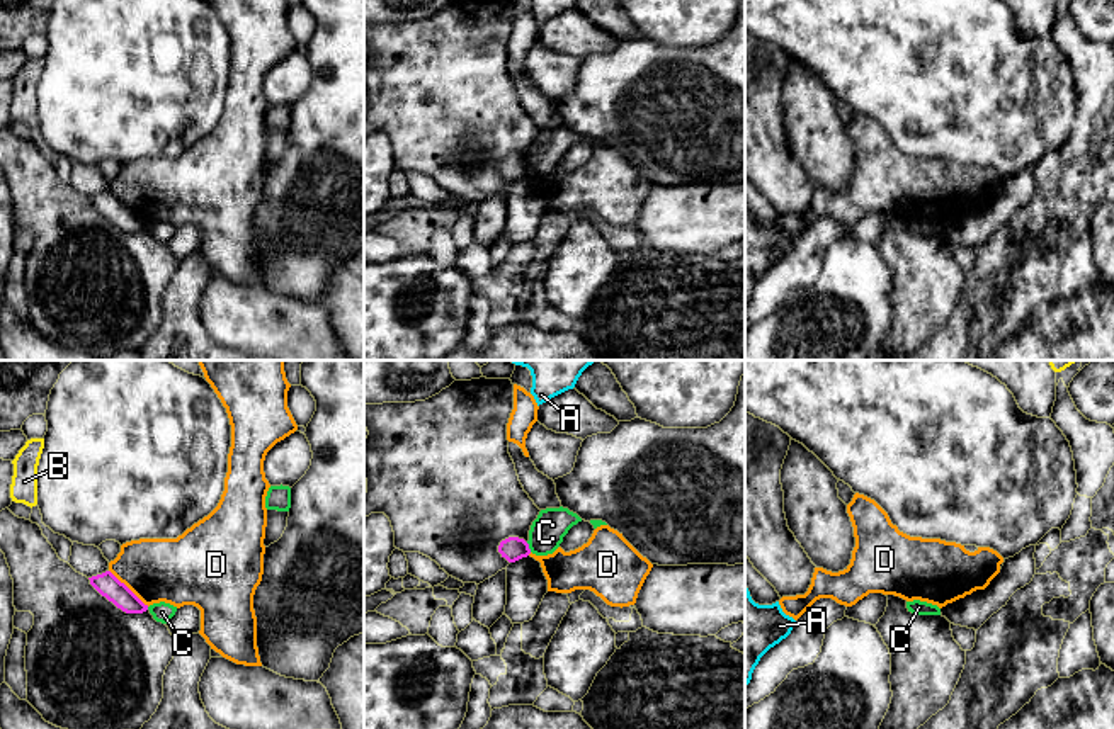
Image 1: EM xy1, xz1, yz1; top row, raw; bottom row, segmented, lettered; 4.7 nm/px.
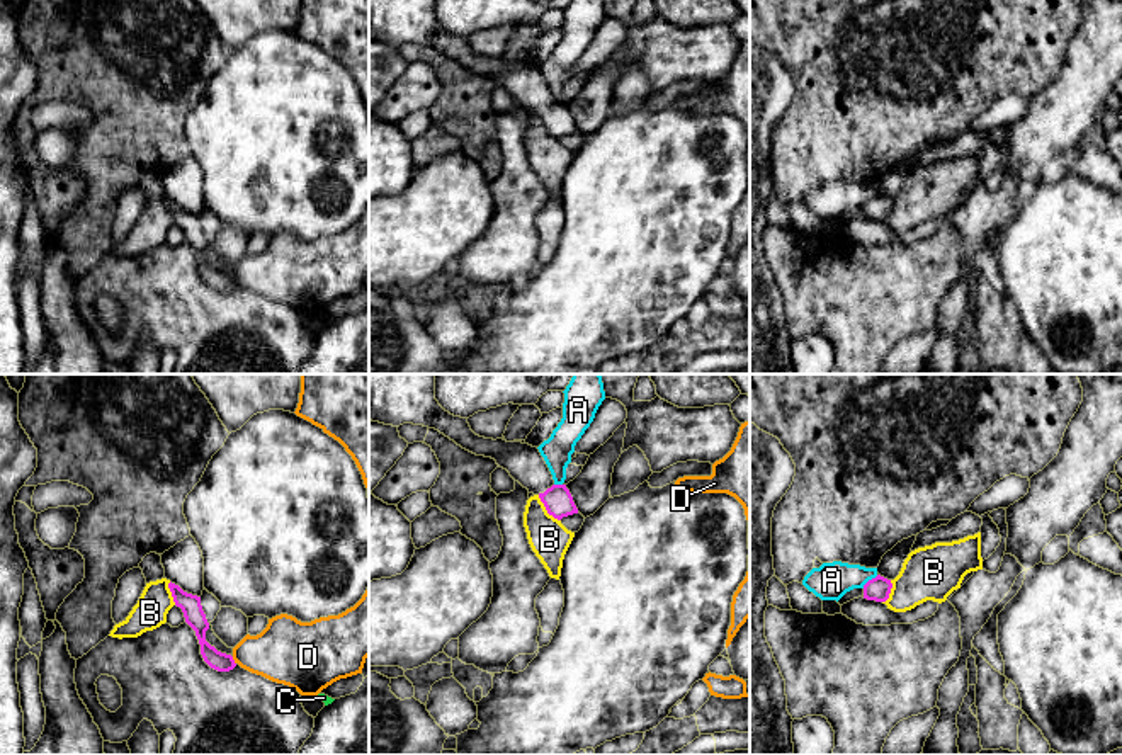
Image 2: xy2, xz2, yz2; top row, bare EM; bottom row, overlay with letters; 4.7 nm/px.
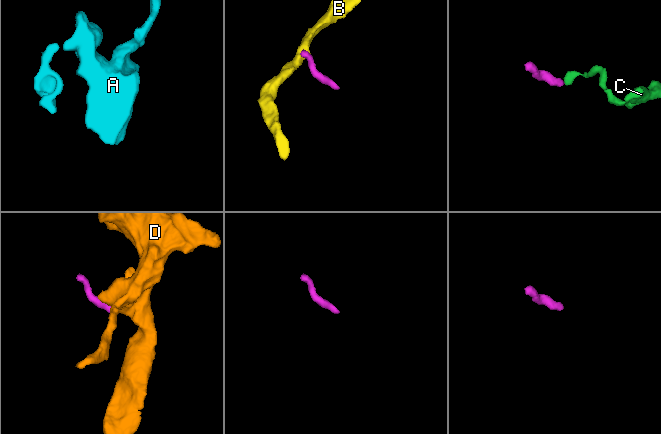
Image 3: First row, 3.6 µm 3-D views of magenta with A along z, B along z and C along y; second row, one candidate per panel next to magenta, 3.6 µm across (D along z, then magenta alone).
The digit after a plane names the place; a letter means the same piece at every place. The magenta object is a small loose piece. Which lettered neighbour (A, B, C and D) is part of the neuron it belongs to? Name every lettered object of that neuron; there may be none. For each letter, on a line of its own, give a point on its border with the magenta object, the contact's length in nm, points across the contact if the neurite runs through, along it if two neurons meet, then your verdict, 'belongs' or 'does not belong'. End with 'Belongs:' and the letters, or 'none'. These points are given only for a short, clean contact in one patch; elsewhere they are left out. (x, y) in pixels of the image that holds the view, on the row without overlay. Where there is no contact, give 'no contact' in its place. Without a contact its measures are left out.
A: yz2 (869, 199) | 100 nm | along yz2 (878, 194), (862, 206) | does not belong
B: xz2 (546, 128) | 170 nm | along xz2 (538, 114), (544, 128), (560, 140) | does not belong
C: xz1 (528, 167) | 50 nm | along xz1 (526, 162), (531, 170) | does not belong
D: xy1 (128, 208) | 260 nm | along xy1 (109, 189), (148, 225) | does not belong
Belongs: none

